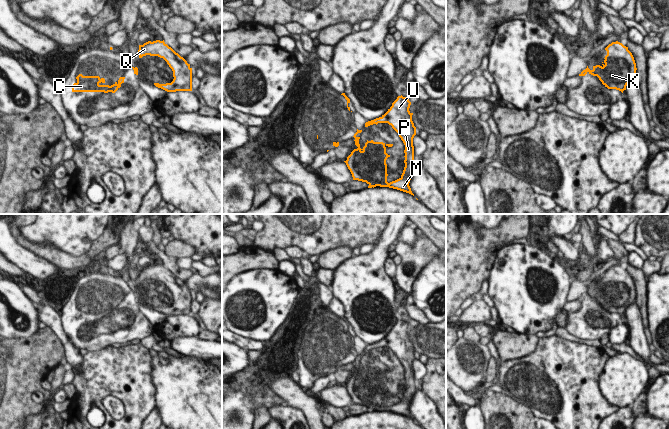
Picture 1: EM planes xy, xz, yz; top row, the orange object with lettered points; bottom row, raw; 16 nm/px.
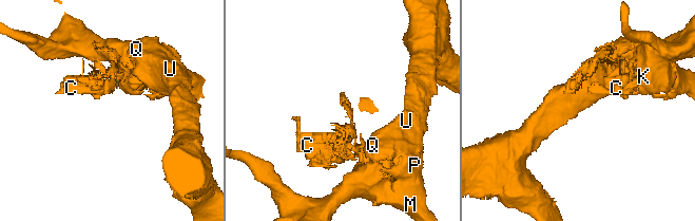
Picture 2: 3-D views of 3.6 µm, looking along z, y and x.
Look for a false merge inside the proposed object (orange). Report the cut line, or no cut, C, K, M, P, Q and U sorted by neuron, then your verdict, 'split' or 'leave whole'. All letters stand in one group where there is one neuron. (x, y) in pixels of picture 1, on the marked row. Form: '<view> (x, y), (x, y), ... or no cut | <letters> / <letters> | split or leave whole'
xy (133, 68), (136, 73) | C / K M P Q U | split

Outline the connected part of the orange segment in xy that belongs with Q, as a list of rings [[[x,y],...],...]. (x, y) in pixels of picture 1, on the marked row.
[[[164,40],[148,41],[139,45],[137,52],[139,58],[143,56],[158,56],[163,58],[173,71],[173,81],[171,83],[154,83],[158,88],[167,92],[192,91],[192,68],[187,61],[169,47]]]

